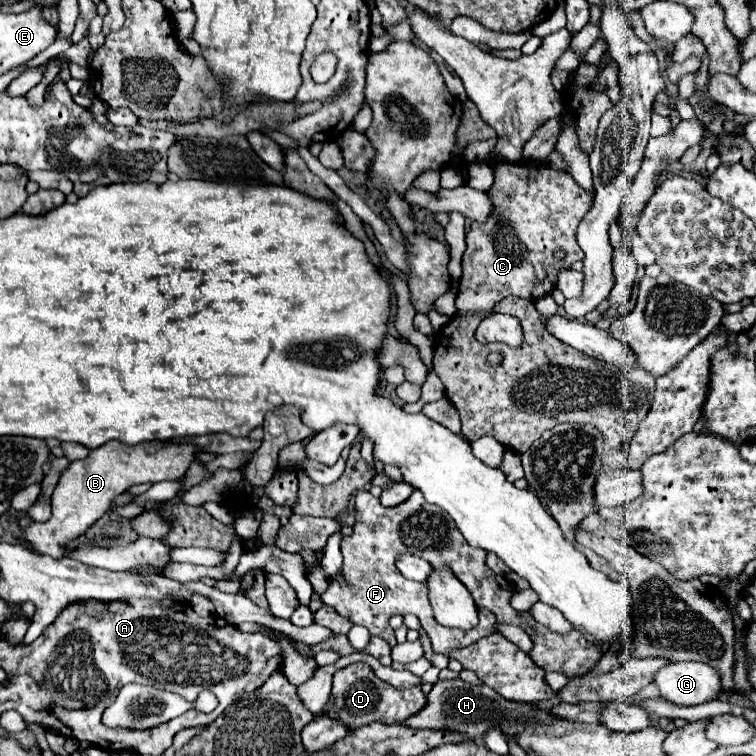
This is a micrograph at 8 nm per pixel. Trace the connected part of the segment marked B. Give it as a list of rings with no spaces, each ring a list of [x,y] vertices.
[[[118,441],[104,443],[104,447],[90,451],[90,455],[84,461],[72,461],[62,471],[60,481],[52,493],[52,517],[46,523],[30,523],[24,529],[22,539],[30,541],[34,551],[46,553],[54,559],[64,557],[68,541],[86,533],[86,529],[110,509],[114,497],[138,483],[160,483],[180,479],[188,465],[194,461],[194,453],[198,451],[194,445],[186,443],[176,445],[168,441],[148,441],[136,445],[134,461],[126,461],[122,449],[126,447]]]

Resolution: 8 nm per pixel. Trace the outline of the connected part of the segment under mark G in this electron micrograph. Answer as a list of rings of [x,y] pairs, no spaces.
[[[668,663],[656,673],[654,683],[660,689],[660,697],[674,705],[700,705],[716,699],[720,689],[718,671],[706,663]]]

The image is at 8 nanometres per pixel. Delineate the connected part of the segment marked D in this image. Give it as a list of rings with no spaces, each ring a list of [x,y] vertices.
[[[354,663],[354,665],[348,665],[348,667],[336,671],[334,685],[332,685],[332,697],[330,697],[330,703],[326,705],[324,715],[338,717],[340,721],[344,721],[352,729],[356,729],[356,727],[368,725],[373,721],[388,725],[404,721],[410,715],[418,713],[424,705],[426,705],[426,695],[422,693],[420,687],[394,689],[388,683],[380,681],[374,675],[372,667],[368,667],[366,663]]]

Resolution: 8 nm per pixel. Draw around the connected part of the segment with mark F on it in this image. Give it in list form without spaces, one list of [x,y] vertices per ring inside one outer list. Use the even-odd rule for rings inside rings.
[[[416,489],[404,503],[396,507],[384,507],[376,497],[368,491],[358,491],[356,497],[356,521],[354,521],[354,535],[342,539],[342,555],[344,563],[336,577],[330,581],[330,587],[322,593],[322,603],[332,605],[340,615],[350,617],[356,625],[366,627],[372,635],[384,637],[386,641],[394,643],[394,629],[390,629],[392,615],[412,613],[420,619],[424,631],[430,637],[430,643],[436,653],[450,655],[452,651],[464,649],[478,641],[480,637],[492,635],[498,623],[516,625],[520,619],[520,611],[514,611],[510,605],[512,587],[502,581],[486,565],[486,551],[474,549],[466,543],[466,539],[456,531],[456,523],[448,519],[448,513],[442,507],[430,505],[422,493]],[[400,555],[416,555],[426,559],[432,567],[450,569],[470,591],[480,609],[480,623],[472,631],[460,629],[446,629],[434,618],[432,607],[428,600],[428,587],[423,583],[408,580],[398,571],[396,559]]]

